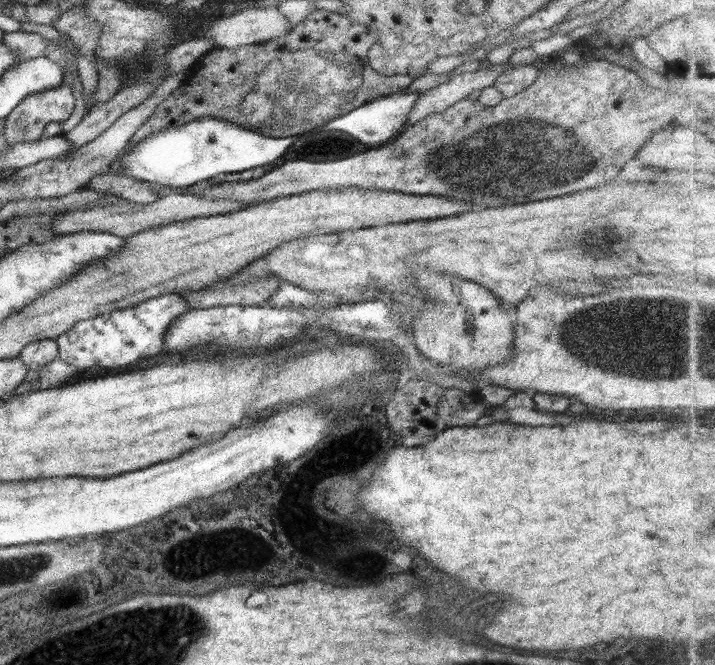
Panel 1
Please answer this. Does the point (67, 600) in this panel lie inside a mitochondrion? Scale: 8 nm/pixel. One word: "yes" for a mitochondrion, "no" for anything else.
no

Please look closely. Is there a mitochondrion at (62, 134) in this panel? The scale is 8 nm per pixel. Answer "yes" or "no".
no

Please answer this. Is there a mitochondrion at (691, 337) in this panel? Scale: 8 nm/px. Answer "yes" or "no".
yes

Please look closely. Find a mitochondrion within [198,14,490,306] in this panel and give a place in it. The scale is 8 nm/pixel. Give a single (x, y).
(317, 82)

